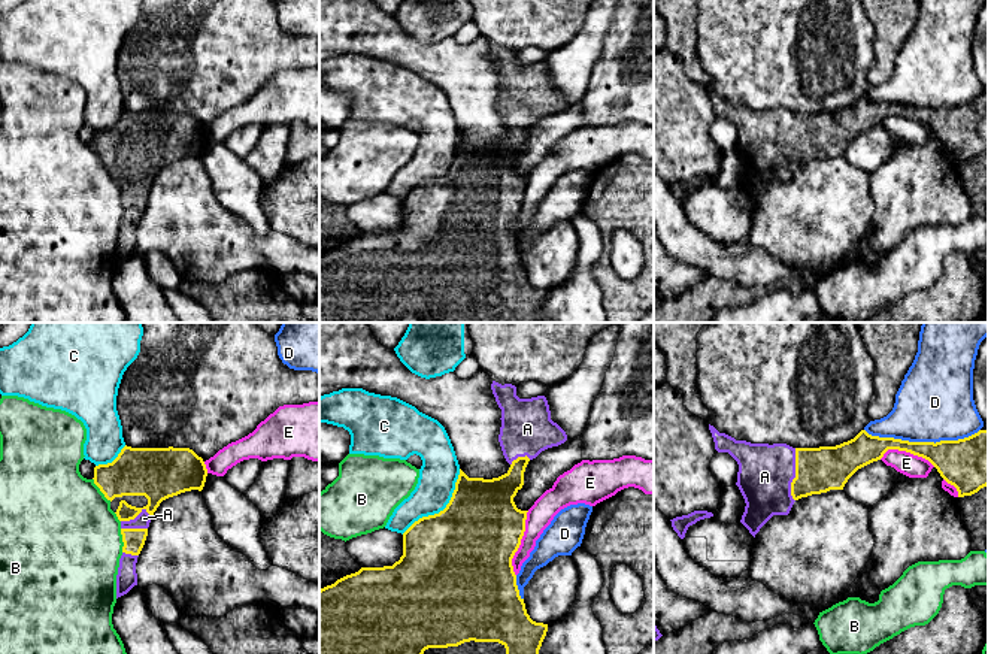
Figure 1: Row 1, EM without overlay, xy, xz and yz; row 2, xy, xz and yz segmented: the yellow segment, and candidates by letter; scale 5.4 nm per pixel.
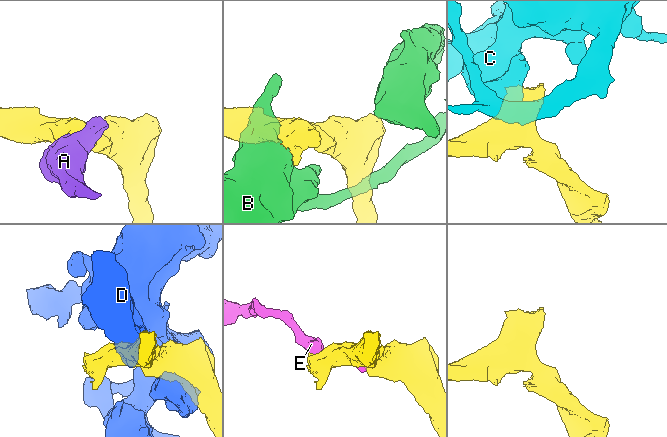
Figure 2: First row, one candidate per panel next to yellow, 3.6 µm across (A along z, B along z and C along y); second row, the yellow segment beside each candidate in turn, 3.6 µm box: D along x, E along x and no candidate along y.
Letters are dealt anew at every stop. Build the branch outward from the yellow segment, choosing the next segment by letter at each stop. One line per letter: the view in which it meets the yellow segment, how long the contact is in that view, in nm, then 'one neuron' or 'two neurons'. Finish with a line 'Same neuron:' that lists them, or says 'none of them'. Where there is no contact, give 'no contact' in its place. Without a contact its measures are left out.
A: contact in yz; length 280 nm; one neuron
B: contact in xy; length 160 nm; two neurons
C: contact in xz; length 480 nm; two neurons
D: contact in yz; length 600 nm; two neurons
E: contact in xz; length 360 nm; two neurons
Same neuron: A

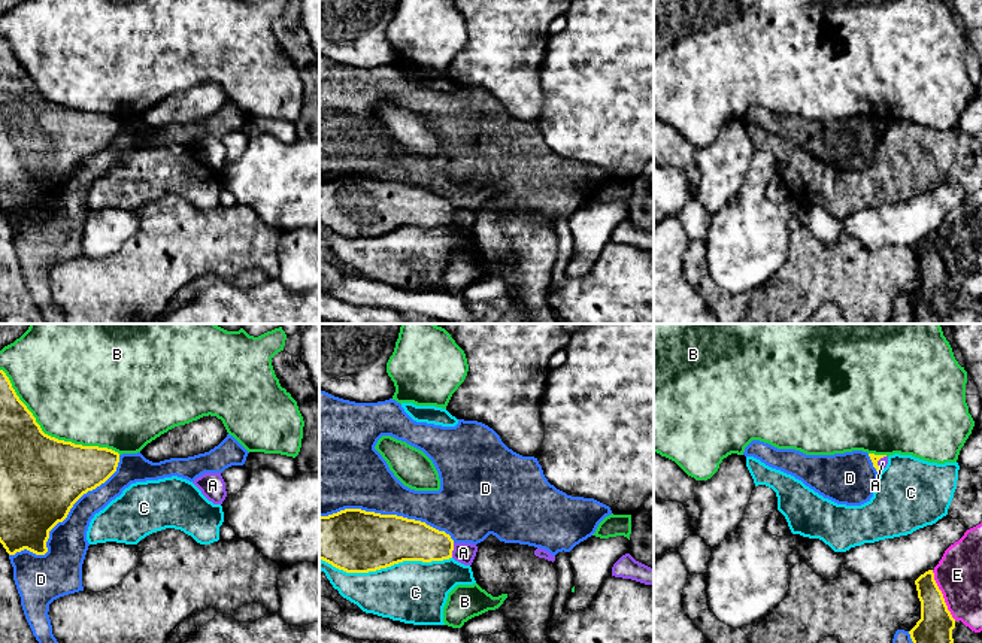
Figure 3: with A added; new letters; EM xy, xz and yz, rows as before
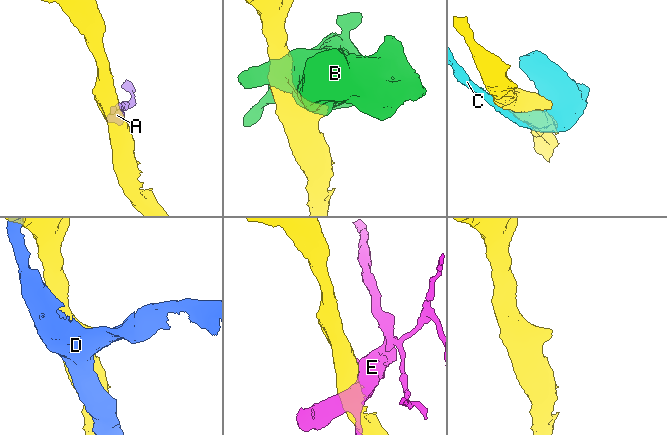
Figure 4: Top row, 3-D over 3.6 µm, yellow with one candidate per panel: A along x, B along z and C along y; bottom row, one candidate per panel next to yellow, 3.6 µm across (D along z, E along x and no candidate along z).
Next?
A: contact in xz; length 80 nm; two neurons
B: contact in xy; length 800 nm; two neurons
C: contact in xz; length 700 nm; two neurons
D: contact in xy; length 800 nm; two neurons
E: contact in yz; length 300 nm; two neurons
Same neuron: none of them

